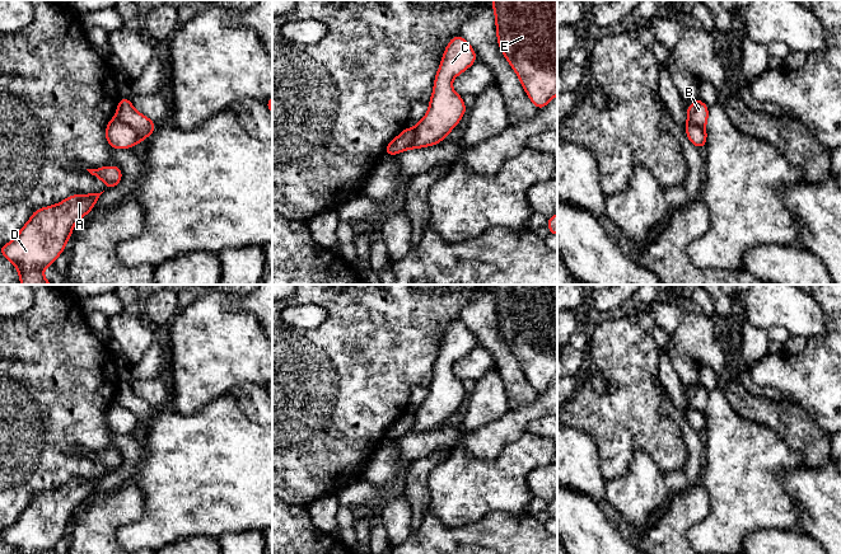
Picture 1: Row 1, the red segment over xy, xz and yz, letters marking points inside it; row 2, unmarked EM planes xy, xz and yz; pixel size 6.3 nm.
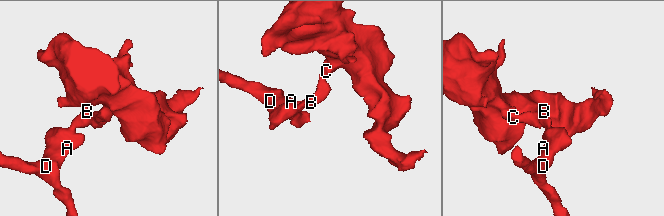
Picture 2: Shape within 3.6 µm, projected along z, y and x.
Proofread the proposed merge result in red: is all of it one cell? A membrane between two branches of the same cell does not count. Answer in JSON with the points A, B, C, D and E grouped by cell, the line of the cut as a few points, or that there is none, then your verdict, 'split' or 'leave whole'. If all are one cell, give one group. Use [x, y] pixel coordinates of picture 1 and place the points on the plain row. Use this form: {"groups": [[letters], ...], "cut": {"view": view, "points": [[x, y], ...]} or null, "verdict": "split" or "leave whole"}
{"groups": [["A", "D"], ["B", "C", "E"]], "cut": {"view": "xy", "points": [[116, 400], [126, 407], [140, 425]]}, "verdict": "split"}

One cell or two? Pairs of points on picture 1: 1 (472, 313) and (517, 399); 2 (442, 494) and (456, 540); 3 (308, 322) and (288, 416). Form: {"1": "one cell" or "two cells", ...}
{"1": "one cell", "2": "two cells", "3": "two cells"}

